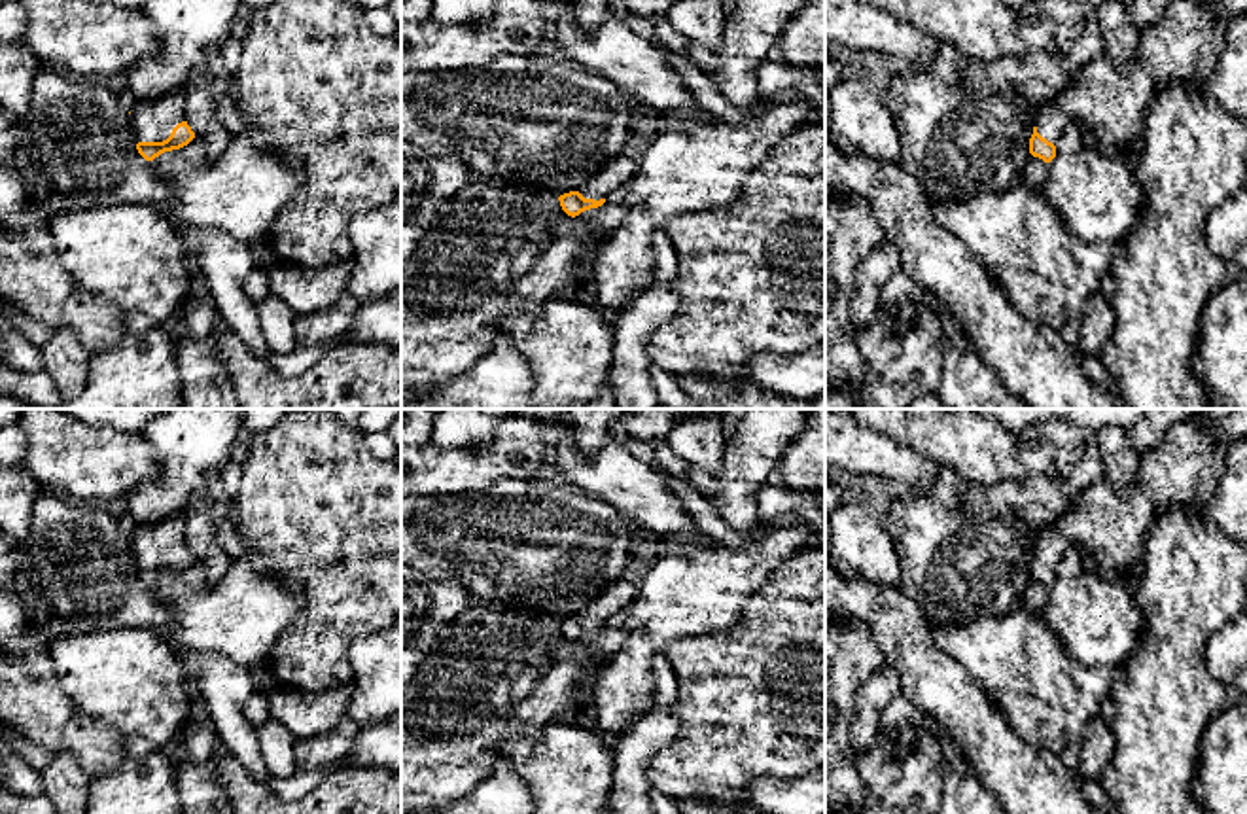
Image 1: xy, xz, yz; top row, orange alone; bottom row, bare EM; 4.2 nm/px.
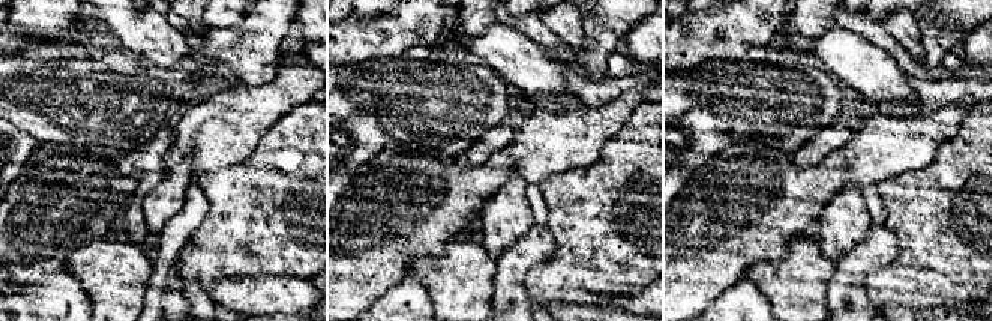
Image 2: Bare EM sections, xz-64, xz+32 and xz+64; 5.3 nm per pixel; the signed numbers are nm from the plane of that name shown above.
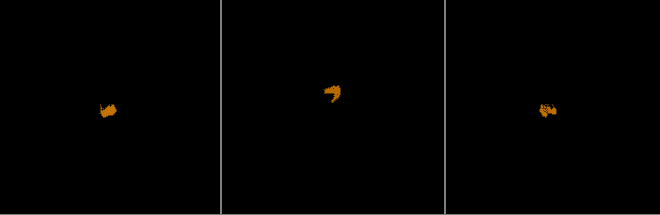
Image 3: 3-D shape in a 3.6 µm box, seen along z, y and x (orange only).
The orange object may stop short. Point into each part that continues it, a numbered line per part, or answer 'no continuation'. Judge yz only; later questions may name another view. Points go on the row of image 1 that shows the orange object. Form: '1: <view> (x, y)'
1: yz (1113, 101)
2: yz (1034, 175)

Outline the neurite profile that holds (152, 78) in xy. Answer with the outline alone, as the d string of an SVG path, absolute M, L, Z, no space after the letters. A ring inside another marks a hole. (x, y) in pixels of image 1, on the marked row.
M148 0L140 9L151 19L161 45L125 72L129 87L123 104L129 108L132 102L157 100L182 91L189 80L204 76L210 53L220 51L231 36L240 4L242 0Z

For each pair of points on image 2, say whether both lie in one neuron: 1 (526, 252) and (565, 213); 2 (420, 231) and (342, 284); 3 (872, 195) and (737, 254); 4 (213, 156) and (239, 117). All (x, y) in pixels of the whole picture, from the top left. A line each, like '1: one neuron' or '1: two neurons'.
1: two neurons
2: one neuron
3: two neurons
4: one neuron

